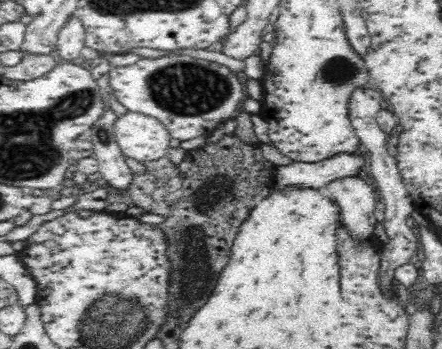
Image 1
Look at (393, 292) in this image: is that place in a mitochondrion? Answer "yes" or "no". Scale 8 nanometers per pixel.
no

